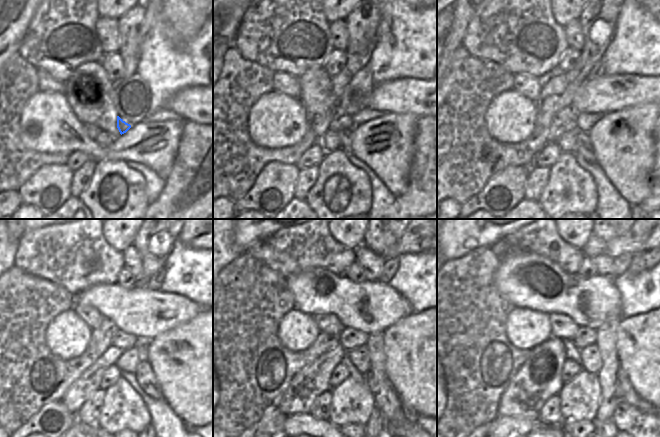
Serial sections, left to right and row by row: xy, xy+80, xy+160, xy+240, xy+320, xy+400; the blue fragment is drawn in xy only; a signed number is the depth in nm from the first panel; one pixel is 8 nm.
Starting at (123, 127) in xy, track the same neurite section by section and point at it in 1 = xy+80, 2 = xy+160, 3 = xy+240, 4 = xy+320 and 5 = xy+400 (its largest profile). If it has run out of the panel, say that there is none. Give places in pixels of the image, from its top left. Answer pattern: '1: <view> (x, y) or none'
1: xy+80 (345, 122)
2: xy+160 (571, 125)
3: xy+240 (88, 383)
4: xy+320 (313, 380)
5: xy+400 (539, 378)

